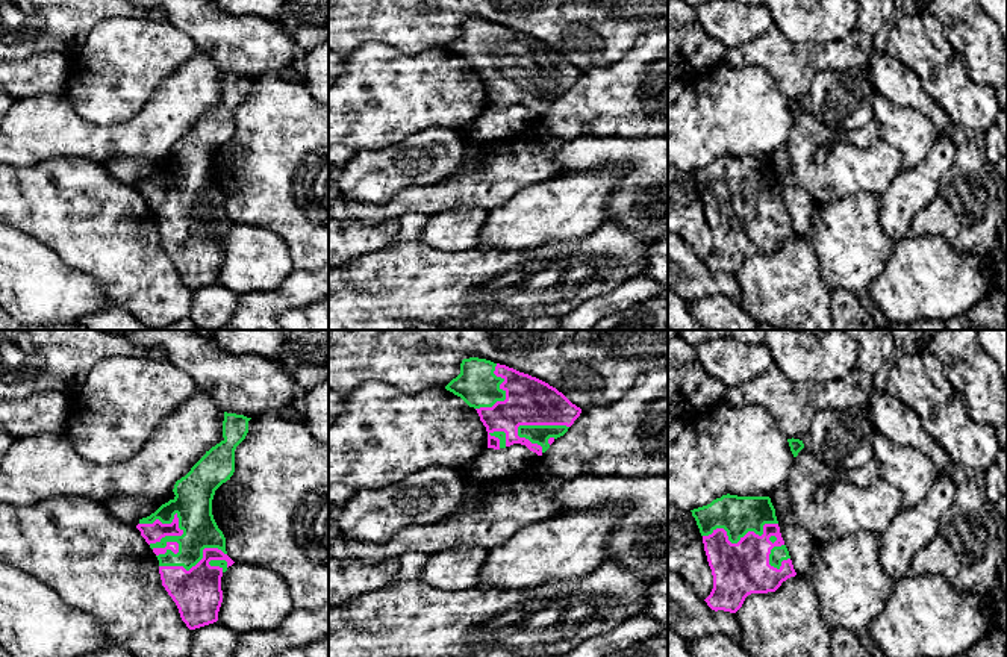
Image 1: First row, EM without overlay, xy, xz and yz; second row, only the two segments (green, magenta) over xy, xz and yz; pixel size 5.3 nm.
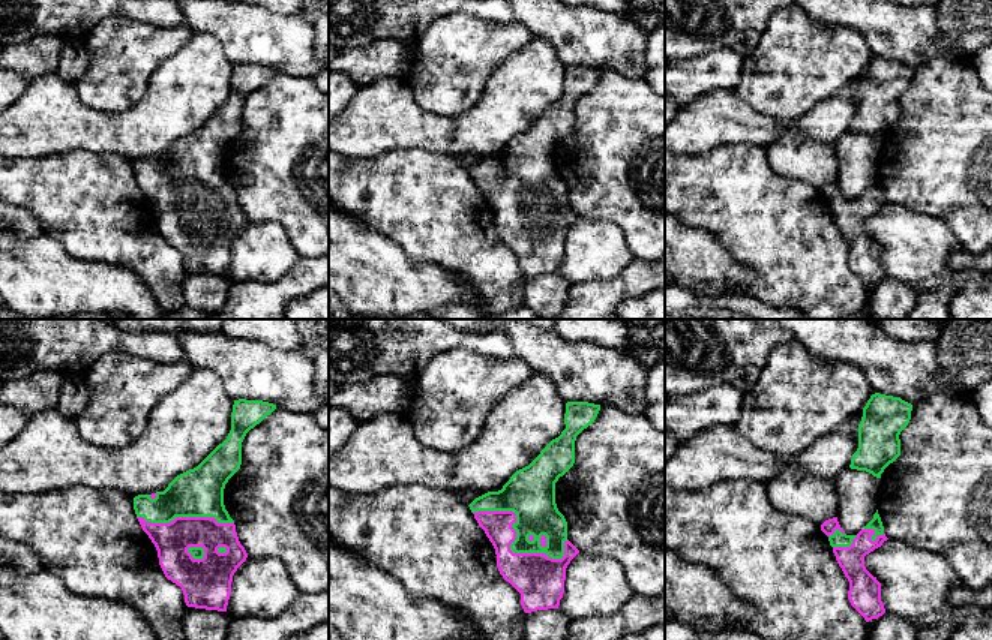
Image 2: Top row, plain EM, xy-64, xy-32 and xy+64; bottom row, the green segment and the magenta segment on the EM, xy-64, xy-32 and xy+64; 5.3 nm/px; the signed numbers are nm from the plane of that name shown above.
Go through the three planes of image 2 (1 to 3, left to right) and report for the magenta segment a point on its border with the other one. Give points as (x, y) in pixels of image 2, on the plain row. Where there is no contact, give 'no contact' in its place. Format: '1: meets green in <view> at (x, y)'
1: meets green in xy-64 at (185, 180)
2: meets green in xy-32 at (517, 203)
3: meets green in xy+64 at (874, 194)

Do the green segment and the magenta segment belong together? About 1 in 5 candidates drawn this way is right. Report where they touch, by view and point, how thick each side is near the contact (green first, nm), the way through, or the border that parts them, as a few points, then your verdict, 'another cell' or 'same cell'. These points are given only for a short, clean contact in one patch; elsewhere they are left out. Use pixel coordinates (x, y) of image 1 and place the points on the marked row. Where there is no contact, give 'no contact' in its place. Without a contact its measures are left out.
contact xy (167, 523); calibres 200 and 100 nm; same cell

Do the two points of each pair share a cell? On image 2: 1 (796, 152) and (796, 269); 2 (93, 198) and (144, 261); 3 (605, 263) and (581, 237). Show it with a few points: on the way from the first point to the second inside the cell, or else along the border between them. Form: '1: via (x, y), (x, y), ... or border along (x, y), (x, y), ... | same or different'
1: border along (767, 158), (779, 174), (803, 180), (820, 191) | different
2: via (105, 213), (138, 246) | same
3: via (601, 257), (587, 243) | same

